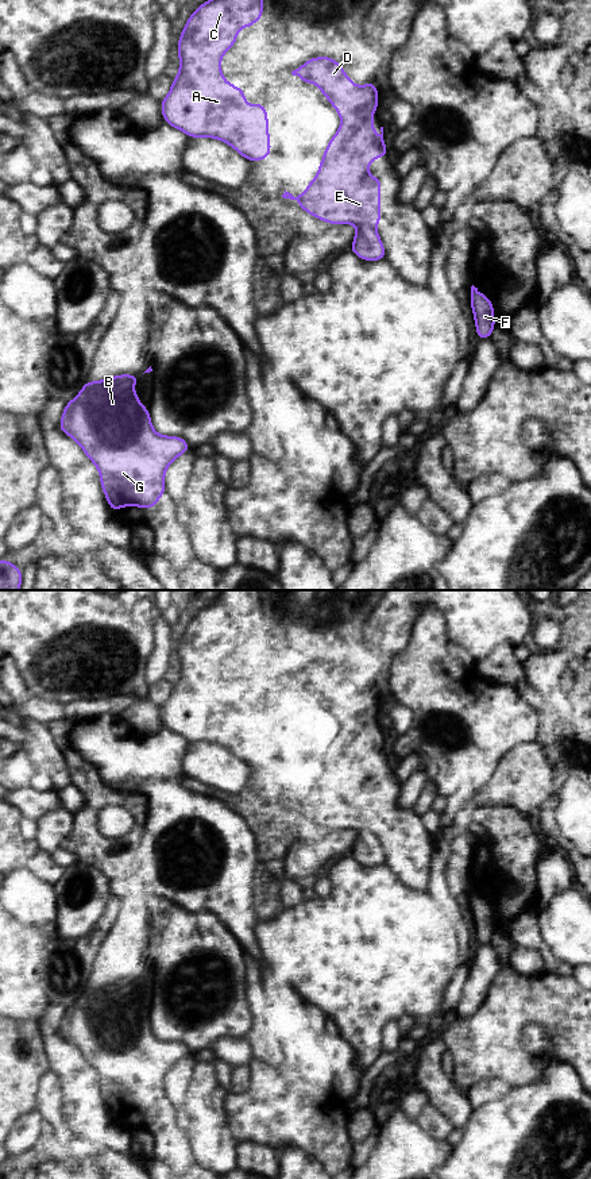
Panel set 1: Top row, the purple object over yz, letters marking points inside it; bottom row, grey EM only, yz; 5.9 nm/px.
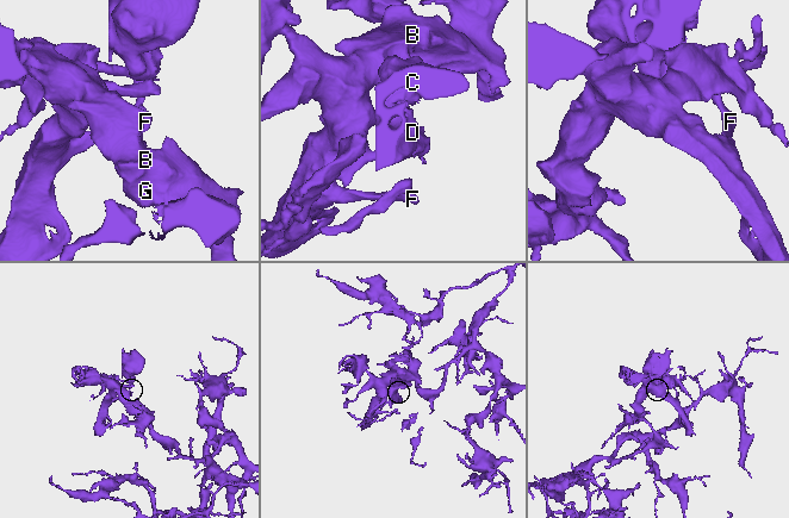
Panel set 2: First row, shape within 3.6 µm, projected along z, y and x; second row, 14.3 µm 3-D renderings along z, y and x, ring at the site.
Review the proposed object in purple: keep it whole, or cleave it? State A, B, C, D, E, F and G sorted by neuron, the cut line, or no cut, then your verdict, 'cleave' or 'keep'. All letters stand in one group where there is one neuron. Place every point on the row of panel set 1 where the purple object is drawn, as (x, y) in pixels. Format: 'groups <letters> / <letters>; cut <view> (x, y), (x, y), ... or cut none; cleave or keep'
groups A C D E / B F G; cut yz (371, 226), (358, 227); cleave

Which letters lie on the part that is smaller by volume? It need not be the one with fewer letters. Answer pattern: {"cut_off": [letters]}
{"cut_off": ["A", "C", "D", "E"]}

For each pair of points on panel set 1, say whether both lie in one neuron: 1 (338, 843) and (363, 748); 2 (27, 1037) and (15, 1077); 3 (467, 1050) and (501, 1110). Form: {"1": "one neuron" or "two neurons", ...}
{"1": "two neurons", "2": "one neuron", "3": "two neurons"}

